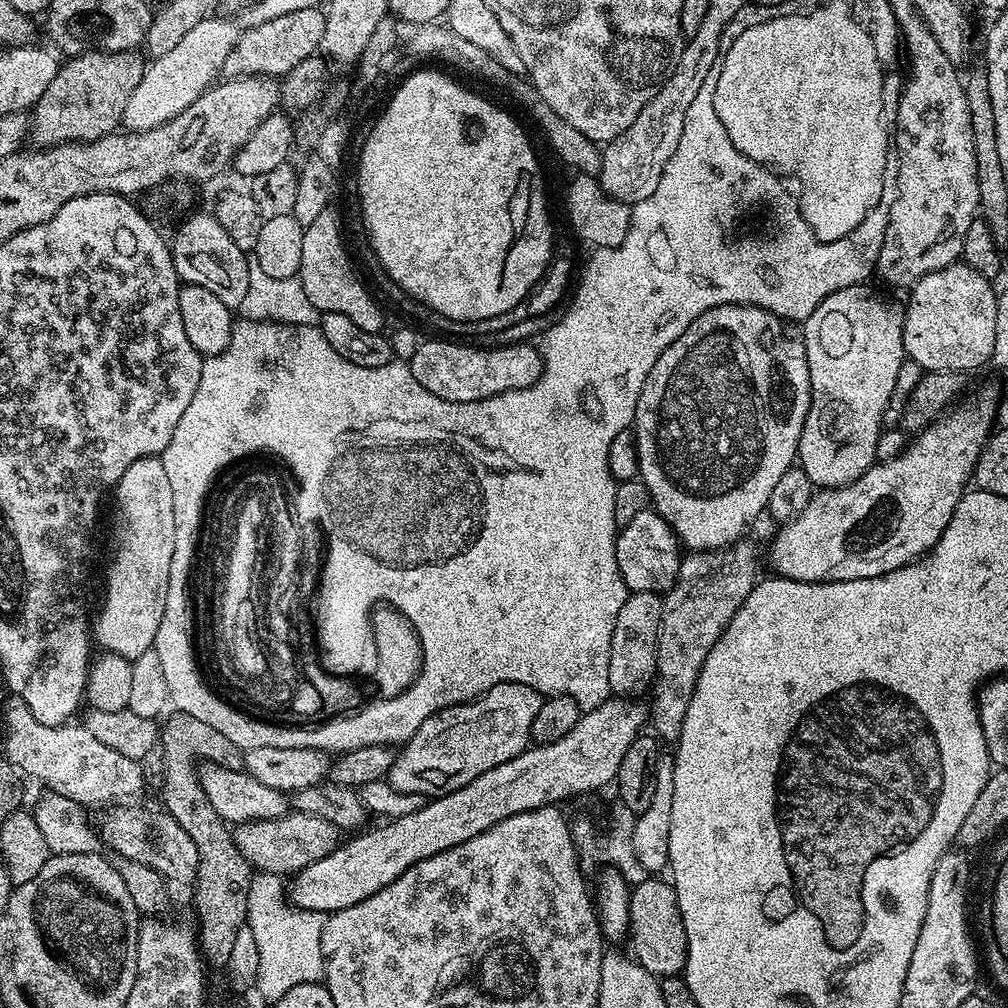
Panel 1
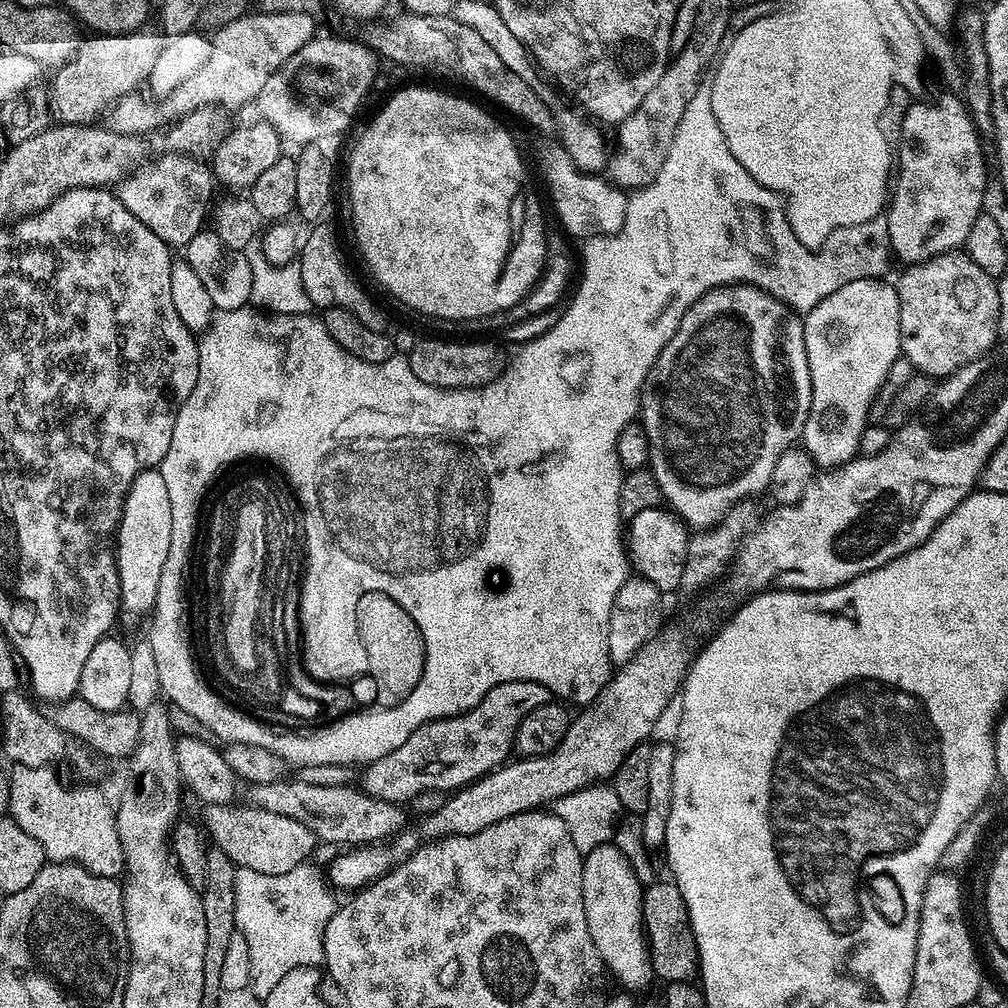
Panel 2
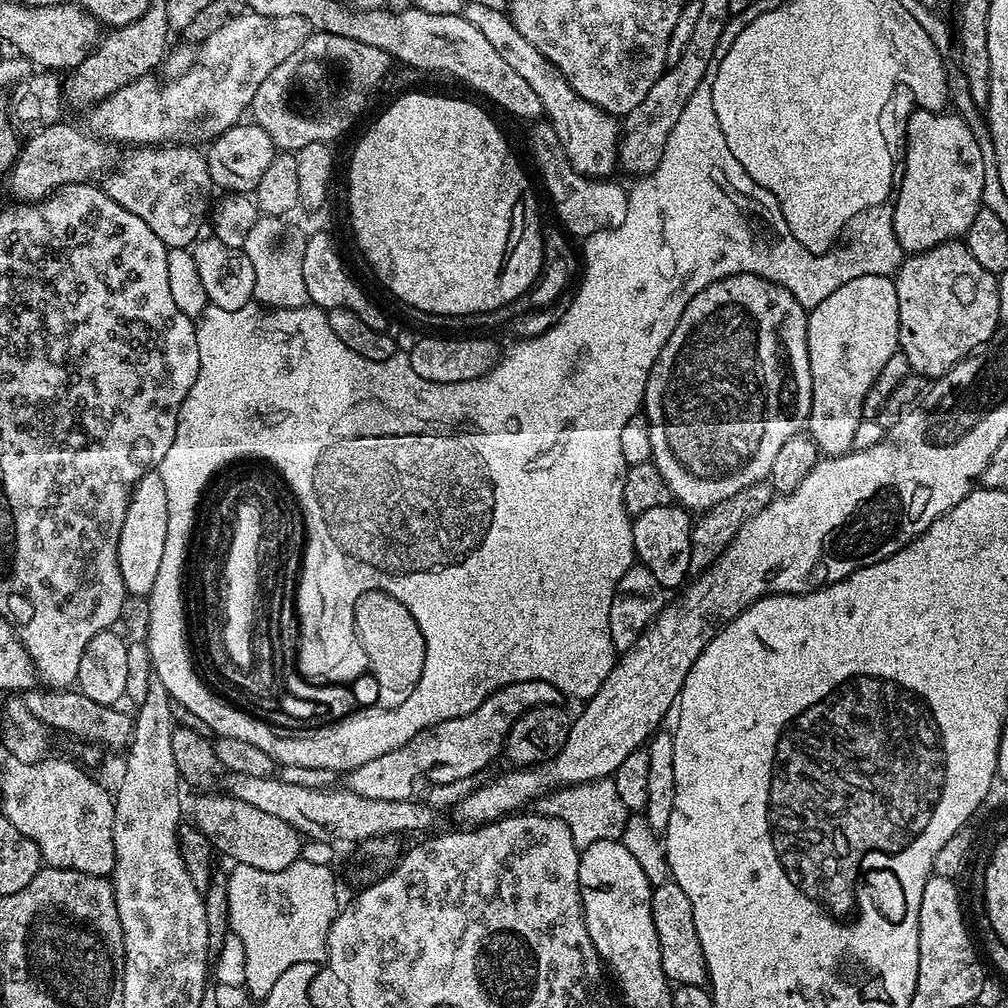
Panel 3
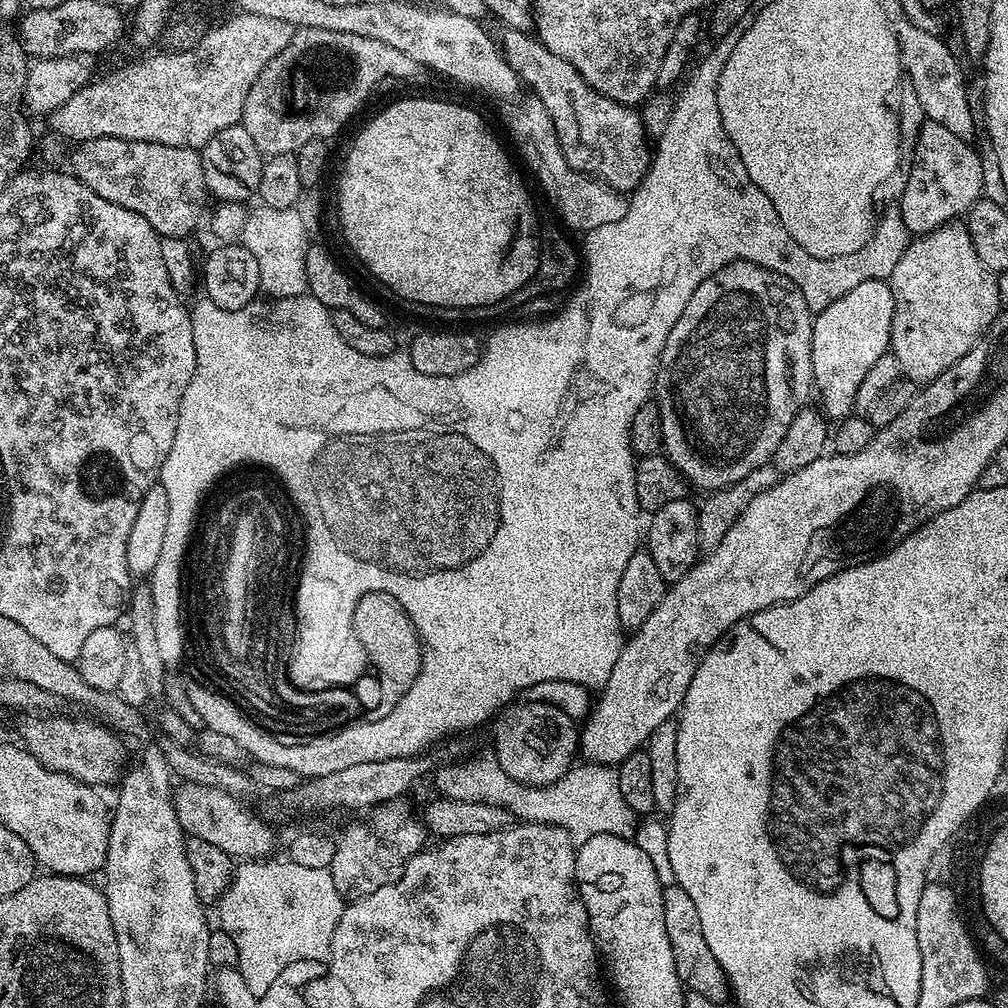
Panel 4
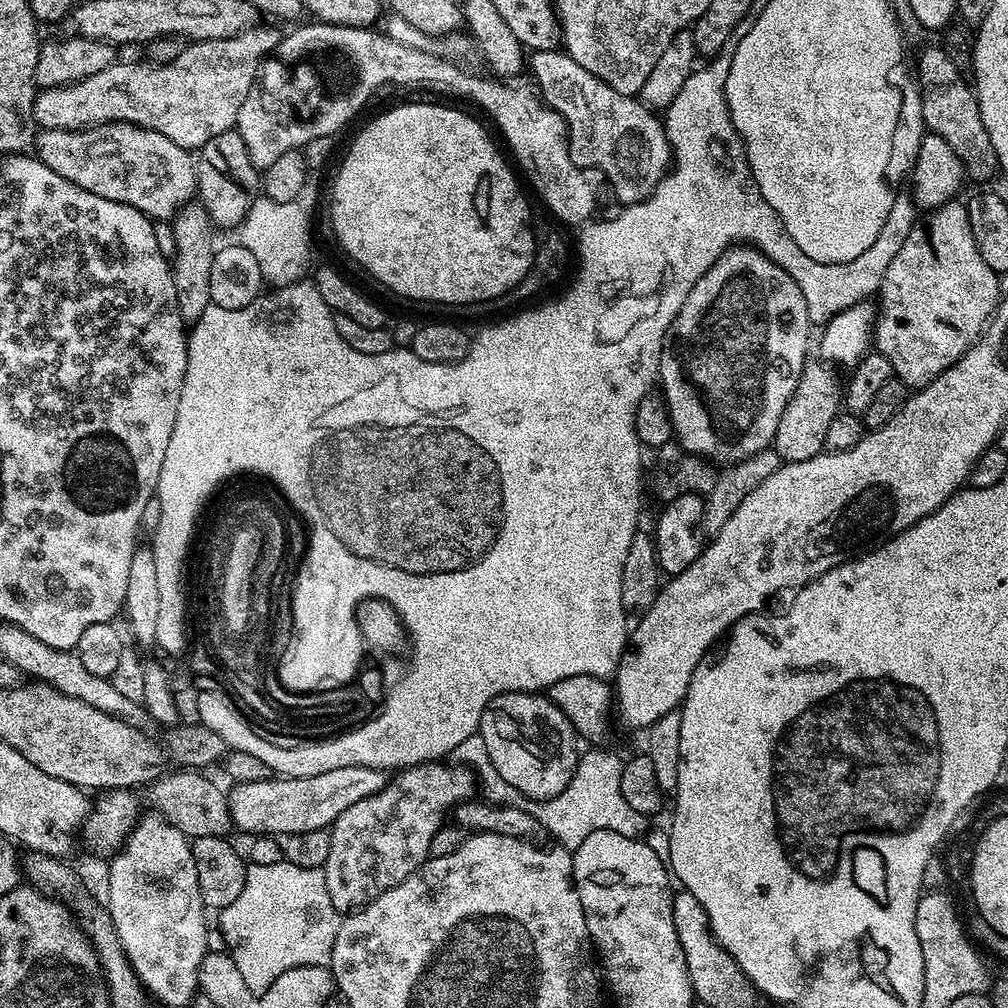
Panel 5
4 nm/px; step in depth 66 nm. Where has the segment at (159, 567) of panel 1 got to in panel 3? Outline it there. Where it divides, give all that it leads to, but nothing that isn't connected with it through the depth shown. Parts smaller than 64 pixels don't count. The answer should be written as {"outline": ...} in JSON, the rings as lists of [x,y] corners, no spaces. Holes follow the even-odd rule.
{"outline":[[[162,478],[139,480],[132,490],[132,501],[120,535],[120,573],[129,597],[151,592],[158,578],[158,565],[166,550],[166,482]]]}

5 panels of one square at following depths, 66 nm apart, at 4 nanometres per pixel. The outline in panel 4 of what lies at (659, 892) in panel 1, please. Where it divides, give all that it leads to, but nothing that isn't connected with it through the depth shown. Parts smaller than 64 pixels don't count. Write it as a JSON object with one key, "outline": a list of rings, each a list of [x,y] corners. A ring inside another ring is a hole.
{"outline":[[[679,884],[665,887],[662,915],[666,918],[666,934],[670,934],[670,946],[674,950],[674,966],[685,989],[702,994],[702,998],[710,998],[710,1002],[717,1006],[723,1005],[723,1000],[727,1001],[730,996],[728,979],[722,966],[718,966],[718,958],[714,958],[714,954],[710,954],[710,946],[706,946],[702,922],[698,922],[698,906],[694,906],[690,894],[686,894],[686,890],[682,890]]]}

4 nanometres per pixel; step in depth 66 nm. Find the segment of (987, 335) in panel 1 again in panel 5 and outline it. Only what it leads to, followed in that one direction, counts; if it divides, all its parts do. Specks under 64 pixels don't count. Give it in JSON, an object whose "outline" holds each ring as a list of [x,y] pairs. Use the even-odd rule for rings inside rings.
{"outline":[[[959,199],[951,200],[931,209],[928,216],[912,225],[902,250],[894,254],[894,262],[886,266],[886,274],[880,283],[878,311],[875,313],[874,348],[890,358],[893,373],[908,385],[909,389],[926,387],[938,374],[942,374],[954,362],[958,362],[984,335],[989,320],[1002,299],[1000,278],[990,270],[978,254],[974,234],[970,231],[968,209]]]}

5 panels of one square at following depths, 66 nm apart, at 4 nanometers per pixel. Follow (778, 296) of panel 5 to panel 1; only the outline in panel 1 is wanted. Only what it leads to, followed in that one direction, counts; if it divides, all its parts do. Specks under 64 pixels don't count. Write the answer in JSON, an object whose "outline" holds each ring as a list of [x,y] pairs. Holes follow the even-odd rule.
{"outline":[[[715,304],[706,310],[679,338],[668,347],[654,362],[654,370],[646,378],[642,386],[642,394],[638,398],[634,431],[636,434],[636,449],[640,459],[639,479],[643,480],[648,491],[649,501],[654,505],[654,511],[663,518],[676,532],[681,545],[693,552],[715,552],[736,543],[745,535],[748,523],[759,512],[768,507],[770,494],[774,494],[774,486],[786,470],[797,463],[800,451],[800,435],[806,422],[806,414],[810,410],[810,370],[807,366],[807,352],[804,349],[804,338],[801,329],[795,323],[775,316],[773,312],[762,310],[749,304]]]}

